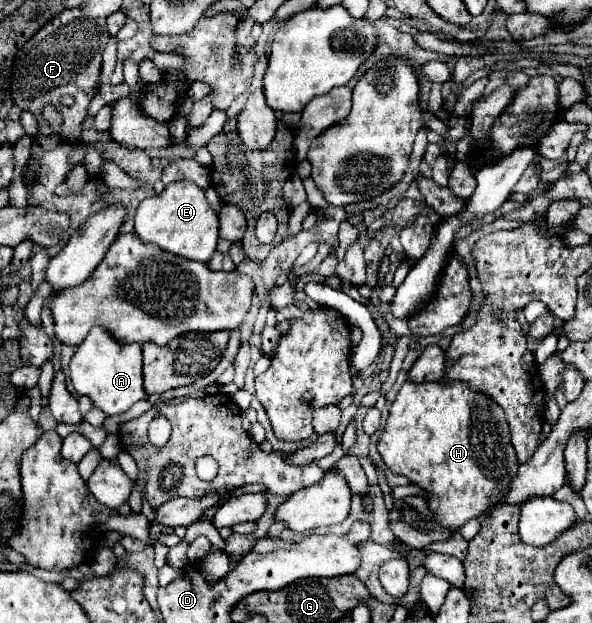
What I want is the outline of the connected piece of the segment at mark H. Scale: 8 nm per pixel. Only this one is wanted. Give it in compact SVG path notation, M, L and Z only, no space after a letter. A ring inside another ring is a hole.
M406 381L390 407L378 451L388 469L406 475L414 485L430 493L428 503L432 511L440 515L442 525L450 531L498 503L518 471L502 407L490 395L474 393L470 385L460 381Z

